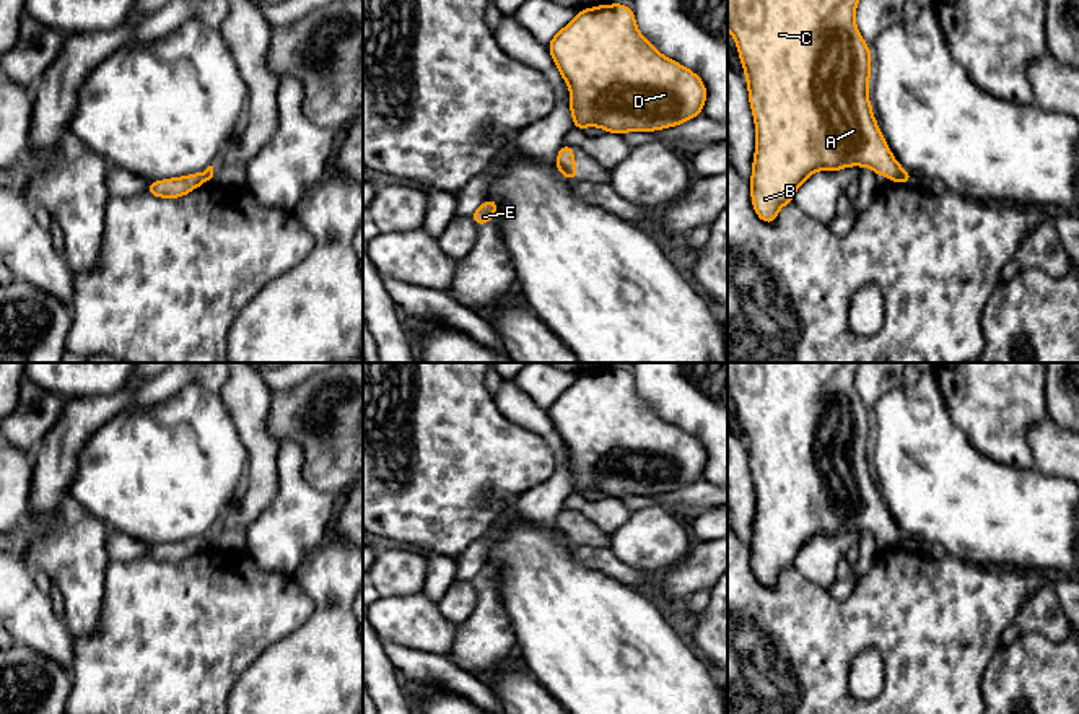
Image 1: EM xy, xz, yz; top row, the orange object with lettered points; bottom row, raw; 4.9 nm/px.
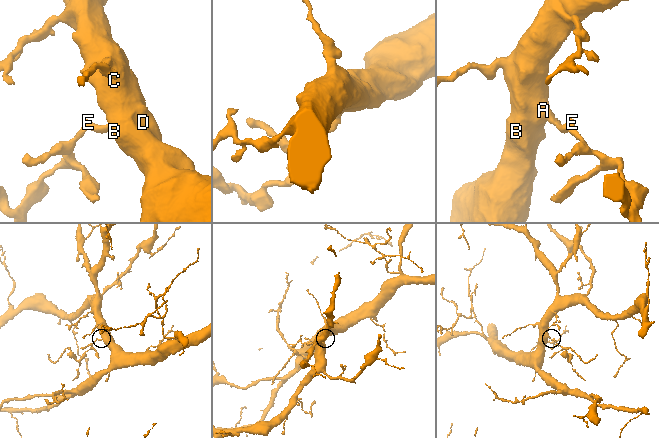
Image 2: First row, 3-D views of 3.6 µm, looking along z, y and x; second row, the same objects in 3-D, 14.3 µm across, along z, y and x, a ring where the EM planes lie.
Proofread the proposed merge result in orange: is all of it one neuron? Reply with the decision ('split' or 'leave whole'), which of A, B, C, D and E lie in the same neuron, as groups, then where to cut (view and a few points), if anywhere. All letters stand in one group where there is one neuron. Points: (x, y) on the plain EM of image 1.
split; groups A B C D / E; cut xz (559, 529), (568, 540)

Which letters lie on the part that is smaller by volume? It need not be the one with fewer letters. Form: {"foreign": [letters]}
{"foreign": ["E"]}

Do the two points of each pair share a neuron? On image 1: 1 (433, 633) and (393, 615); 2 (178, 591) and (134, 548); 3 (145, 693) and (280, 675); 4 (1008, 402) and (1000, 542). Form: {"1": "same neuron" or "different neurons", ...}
{"1": "same neuron", "2": "different neurons", "3": "different neurons", "4": "different neurons"}

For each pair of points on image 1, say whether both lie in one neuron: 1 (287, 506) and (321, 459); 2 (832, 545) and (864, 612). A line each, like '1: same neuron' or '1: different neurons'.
1: different neurons
2: different neurons

